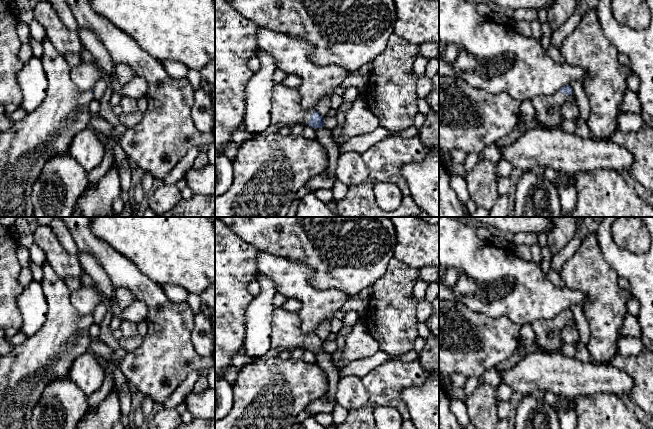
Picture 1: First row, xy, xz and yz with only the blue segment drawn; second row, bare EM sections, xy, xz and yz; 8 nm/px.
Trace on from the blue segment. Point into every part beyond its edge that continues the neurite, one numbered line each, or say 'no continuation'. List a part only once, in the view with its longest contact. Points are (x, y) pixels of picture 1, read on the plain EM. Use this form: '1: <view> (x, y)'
1: xz (286, 334)

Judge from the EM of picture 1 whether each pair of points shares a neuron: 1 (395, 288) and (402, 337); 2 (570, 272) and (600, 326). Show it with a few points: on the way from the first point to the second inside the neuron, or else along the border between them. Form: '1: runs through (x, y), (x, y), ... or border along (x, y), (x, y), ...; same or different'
1: runs through (395, 300), (395, 325); same
2: runs through (584, 283), (600, 299), (600, 312); same

